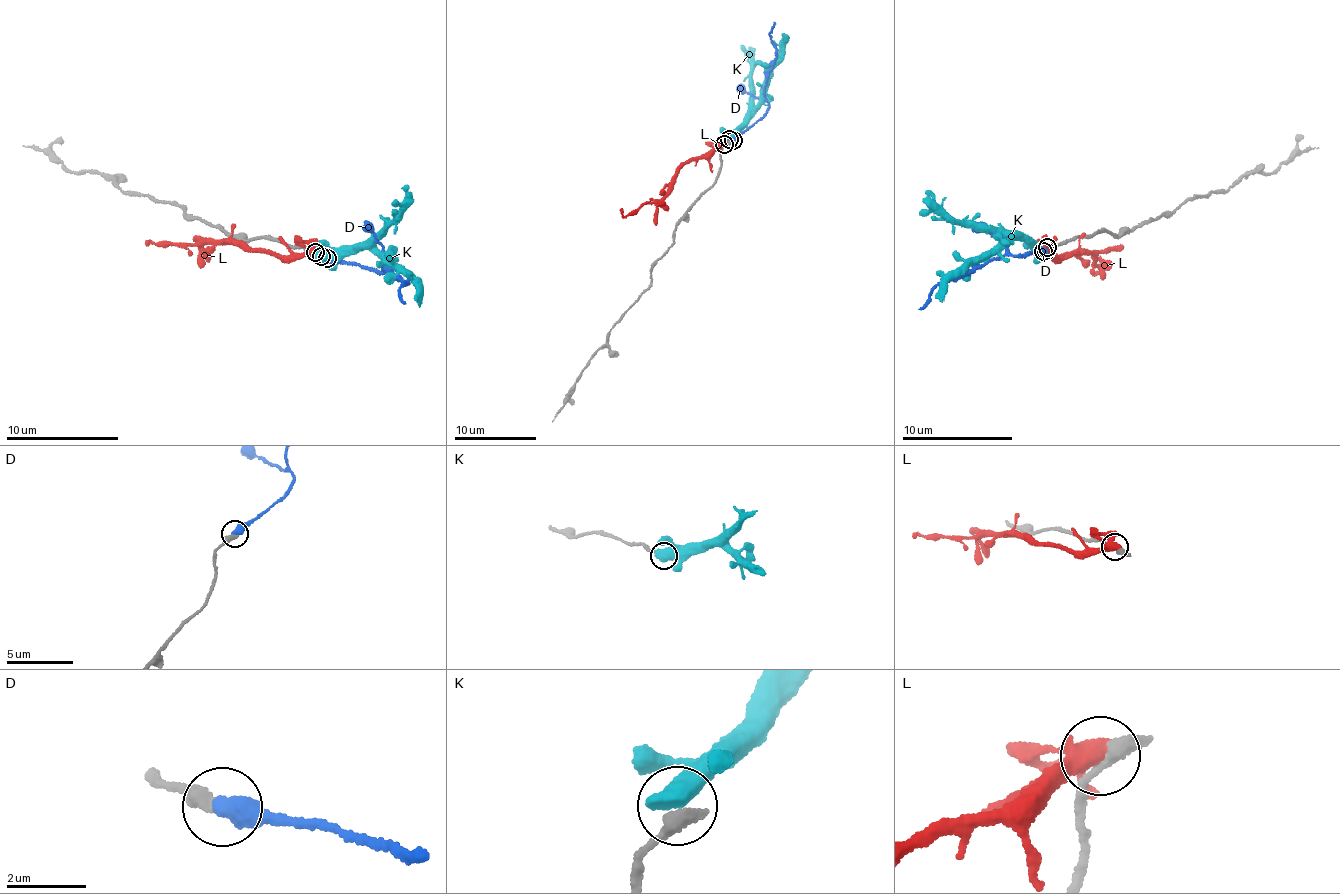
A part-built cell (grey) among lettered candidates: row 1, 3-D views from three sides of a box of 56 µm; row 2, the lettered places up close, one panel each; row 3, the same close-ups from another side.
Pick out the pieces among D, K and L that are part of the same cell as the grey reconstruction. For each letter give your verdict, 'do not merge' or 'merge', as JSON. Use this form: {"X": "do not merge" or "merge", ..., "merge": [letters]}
{"D": "merge", "K": "do not merge", "L": "do not merge", "merge": ["D"]}

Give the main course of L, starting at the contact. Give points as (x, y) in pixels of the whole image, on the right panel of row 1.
L: (1048, 247), (1045, 249), (1056, 261), (1084, 254), (1094, 257), (1091, 264), (1101, 268), (1090, 274)

